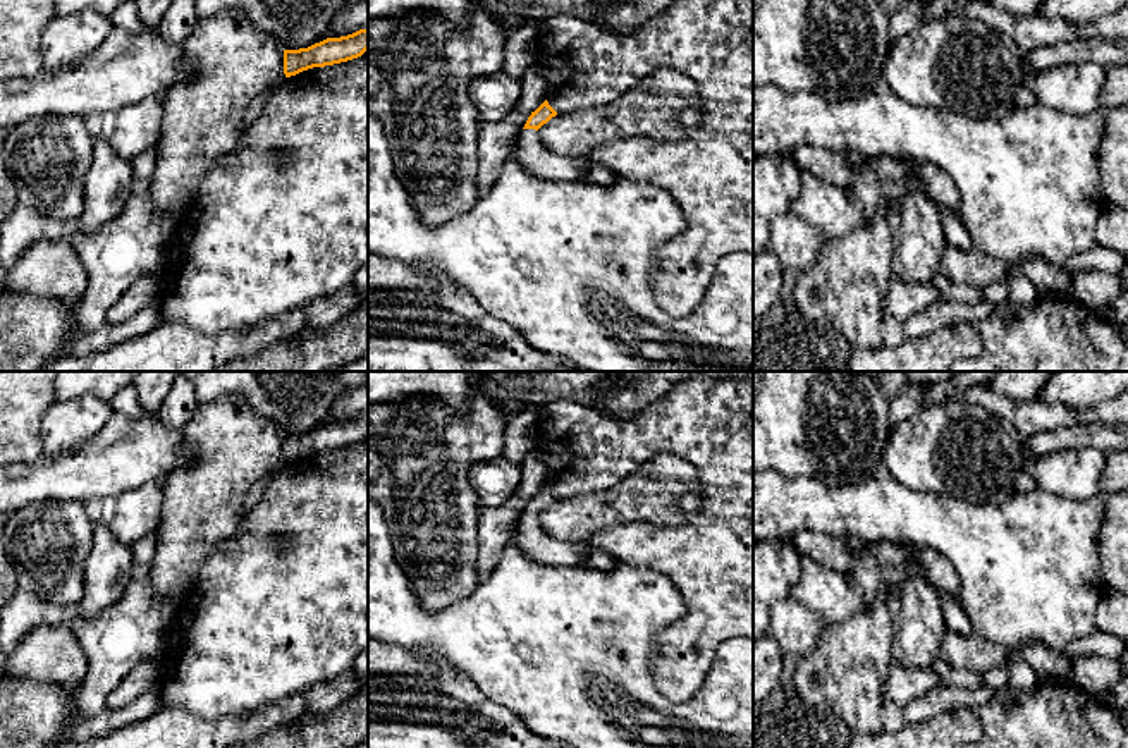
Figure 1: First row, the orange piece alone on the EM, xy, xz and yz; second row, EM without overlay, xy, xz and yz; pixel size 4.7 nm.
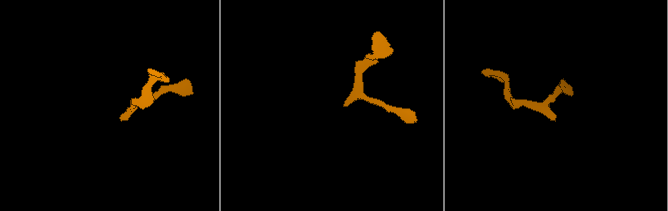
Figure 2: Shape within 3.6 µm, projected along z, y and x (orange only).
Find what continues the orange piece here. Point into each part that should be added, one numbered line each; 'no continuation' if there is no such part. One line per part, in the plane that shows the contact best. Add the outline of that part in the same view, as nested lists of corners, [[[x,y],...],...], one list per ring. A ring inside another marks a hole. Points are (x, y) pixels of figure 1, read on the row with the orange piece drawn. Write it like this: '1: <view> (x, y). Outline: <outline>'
1: xz (533, 155). Outline: [[[521,129],[519,138],[519,160],[535,175],[547,181],[579,181],[586,170],[586,162],[581,158],[567,158],[549,151],[535,129]]]

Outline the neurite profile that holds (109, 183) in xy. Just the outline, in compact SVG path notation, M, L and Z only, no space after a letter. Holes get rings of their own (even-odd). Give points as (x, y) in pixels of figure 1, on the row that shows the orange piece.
M96 138L84 179L84 210L74 227L81 232L100 229L124 210L134 186L132 162L119 156L108 139Z

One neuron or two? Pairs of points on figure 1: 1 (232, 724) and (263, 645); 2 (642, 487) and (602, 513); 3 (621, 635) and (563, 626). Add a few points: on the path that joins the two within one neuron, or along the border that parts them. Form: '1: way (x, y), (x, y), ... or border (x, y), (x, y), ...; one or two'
1: border (275, 704), (220, 717), (198, 717), (195, 714); two
2: way (631, 497), (613, 508); one
3: way (607, 635), (576, 635); one

